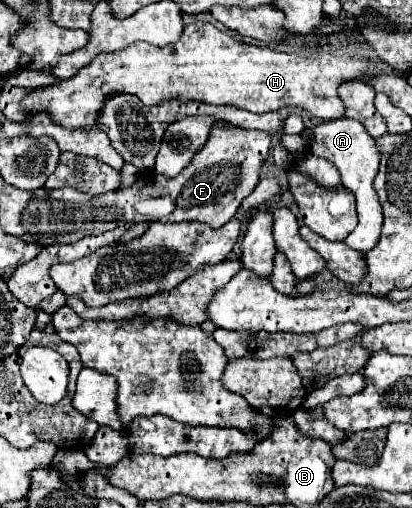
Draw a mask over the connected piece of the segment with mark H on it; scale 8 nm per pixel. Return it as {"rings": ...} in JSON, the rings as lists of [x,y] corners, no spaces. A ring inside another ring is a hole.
{"rings":[[[194,21],[174,45],[156,47],[150,43],[132,43],[122,51],[98,55],[72,79],[38,87],[26,95],[20,109],[26,113],[26,121],[38,113],[46,113],[52,123],[80,131],[98,127],[104,101],[116,93],[136,95],[148,107],[160,105],[162,101],[202,101],[208,105],[232,105],[258,115],[284,107],[300,107],[318,119],[342,119],[344,103],[338,97],[340,83],[370,77],[378,71],[394,73],[388,65],[378,63],[374,67],[374,63],[362,57],[336,53],[300,57],[268,47],[254,47],[236,41],[212,23]]]}

